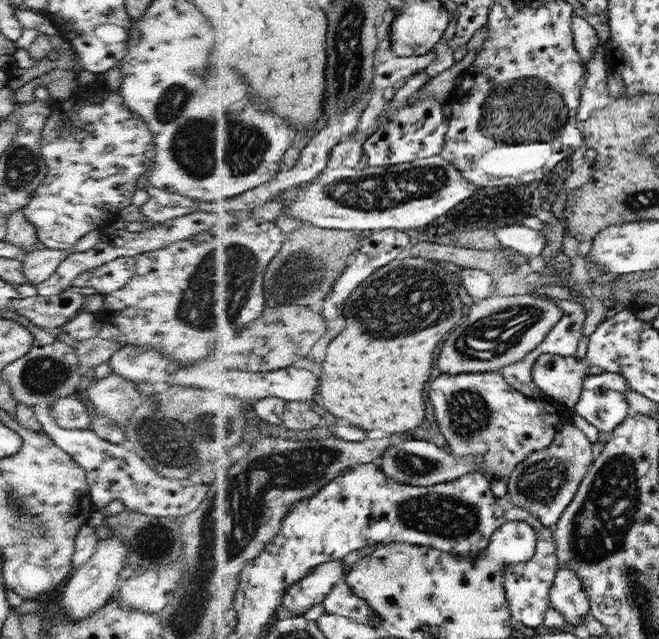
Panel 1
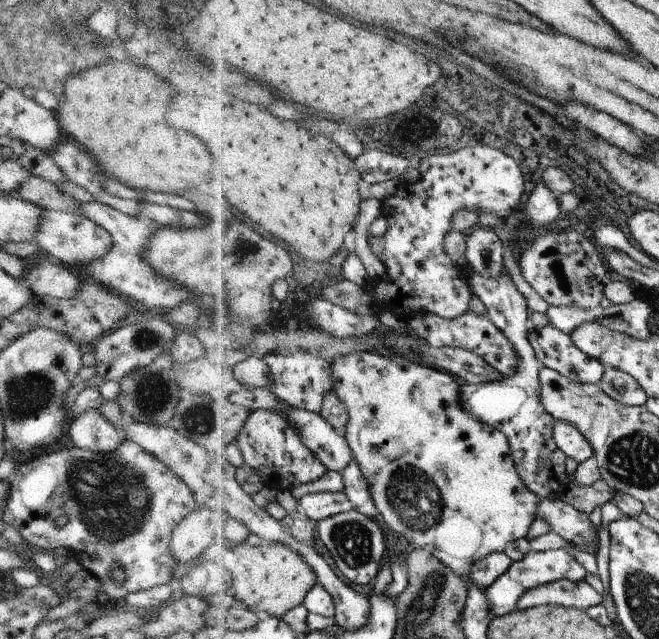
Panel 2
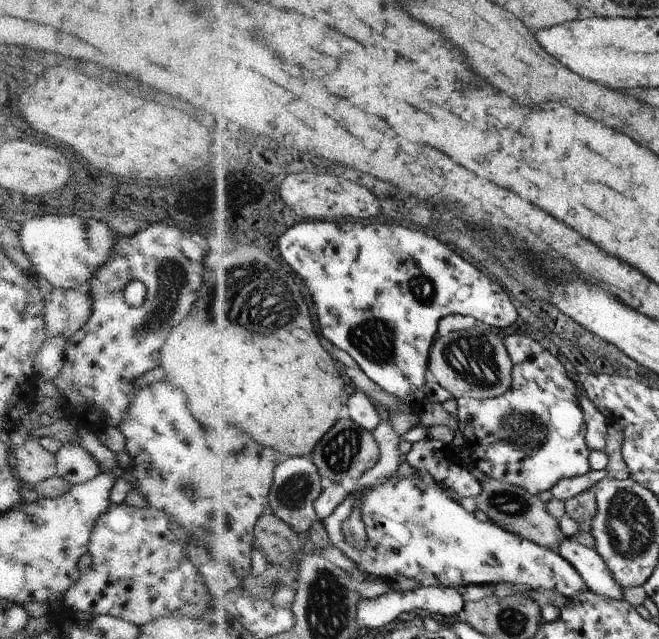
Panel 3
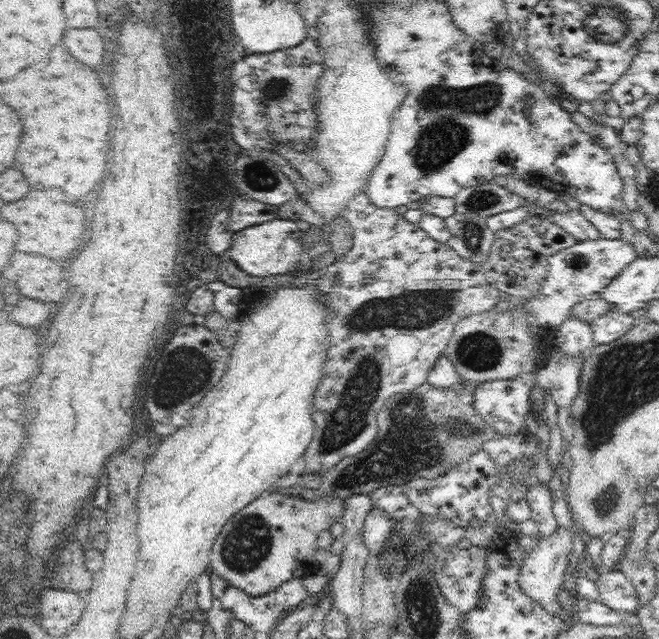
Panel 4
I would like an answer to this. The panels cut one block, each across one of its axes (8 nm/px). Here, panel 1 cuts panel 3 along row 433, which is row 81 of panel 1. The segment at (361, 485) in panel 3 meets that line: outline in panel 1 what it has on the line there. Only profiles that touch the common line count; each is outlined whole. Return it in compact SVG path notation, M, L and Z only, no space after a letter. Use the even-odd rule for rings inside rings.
M431 53L422 56L400 56L380 63L376 66L376 78L373 80L378 91L393 87L399 80L407 80L408 78L418 74L428 68L438 53Z

